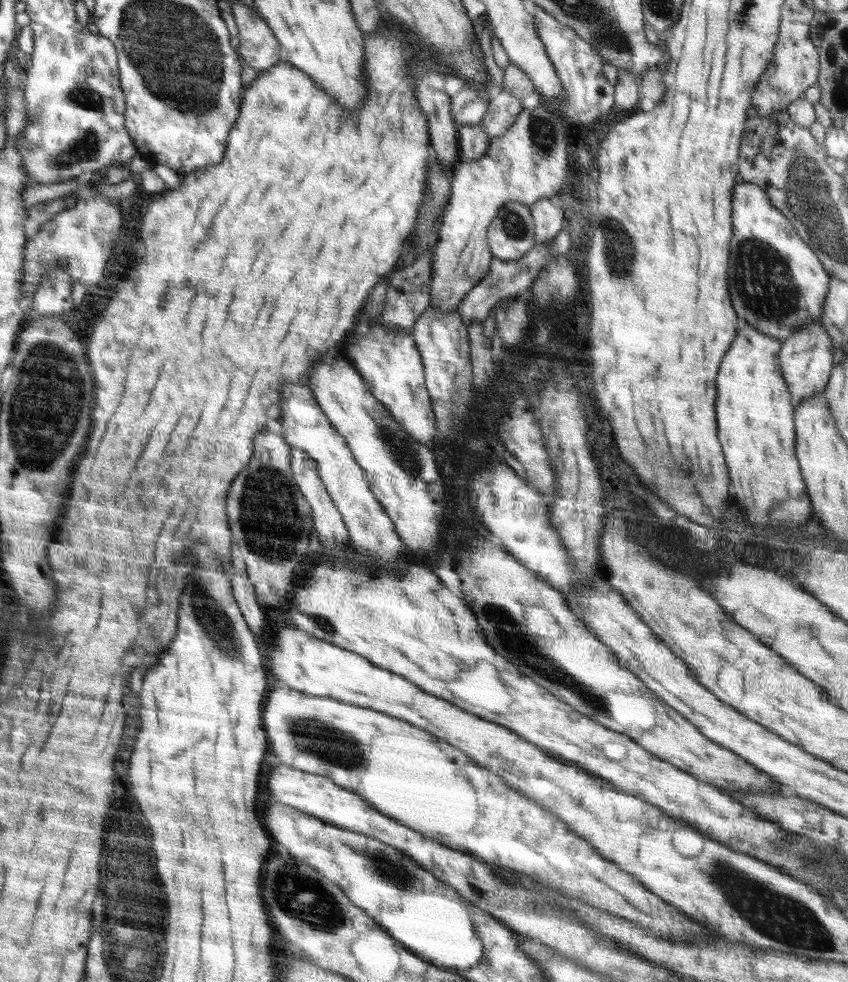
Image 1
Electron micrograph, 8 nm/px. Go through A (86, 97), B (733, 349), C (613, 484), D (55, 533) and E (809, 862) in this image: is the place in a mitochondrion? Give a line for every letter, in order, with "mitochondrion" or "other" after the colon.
A: mitochondrion
B: other
C: other
D: other
E: mitochondrion

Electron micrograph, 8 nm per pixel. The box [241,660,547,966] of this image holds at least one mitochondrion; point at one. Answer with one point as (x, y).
(302, 896)

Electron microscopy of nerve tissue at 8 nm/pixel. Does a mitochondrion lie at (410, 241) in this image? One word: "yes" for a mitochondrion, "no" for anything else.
no

